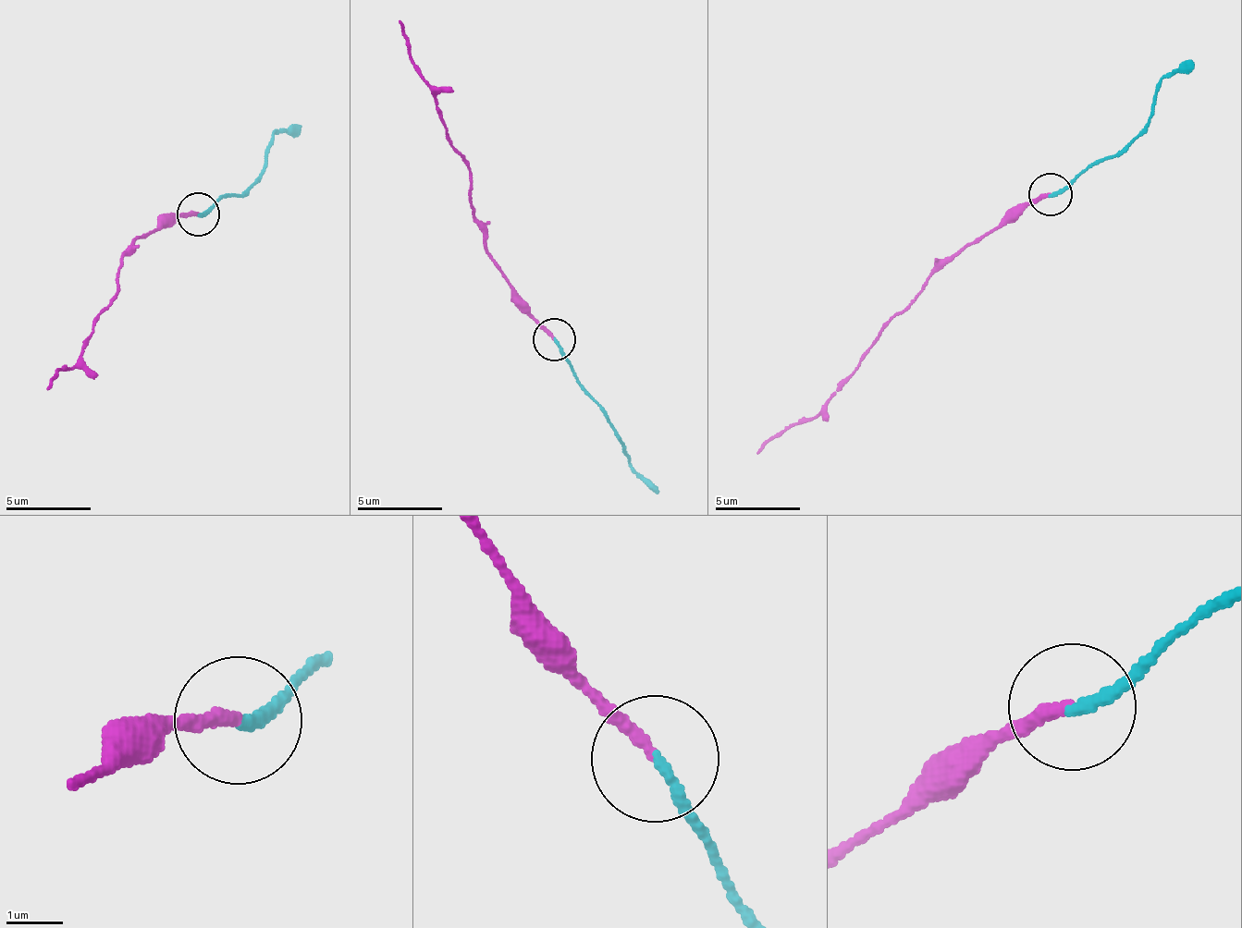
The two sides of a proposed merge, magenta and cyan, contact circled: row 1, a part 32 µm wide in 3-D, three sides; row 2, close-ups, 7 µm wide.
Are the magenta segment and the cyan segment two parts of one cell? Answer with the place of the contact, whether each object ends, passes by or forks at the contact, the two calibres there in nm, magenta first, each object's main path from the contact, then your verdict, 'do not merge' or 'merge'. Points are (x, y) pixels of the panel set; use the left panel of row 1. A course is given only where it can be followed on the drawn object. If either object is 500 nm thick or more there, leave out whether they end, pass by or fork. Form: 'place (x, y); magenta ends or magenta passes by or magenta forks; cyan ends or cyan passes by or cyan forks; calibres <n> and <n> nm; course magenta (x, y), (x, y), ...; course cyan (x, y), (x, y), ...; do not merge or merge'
place (198, 214); magenta ends; cyan ends; calibres 220 and 200 nm; course magenta (199, 213), (173, 214), (136, 241), (121, 258), (120, 289), (93, 321), (84, 356), (48, 388); course cyan (199, 213), (216, 199), (239, 196), (262, 173), (270, 141), (301, 128); do not merge

